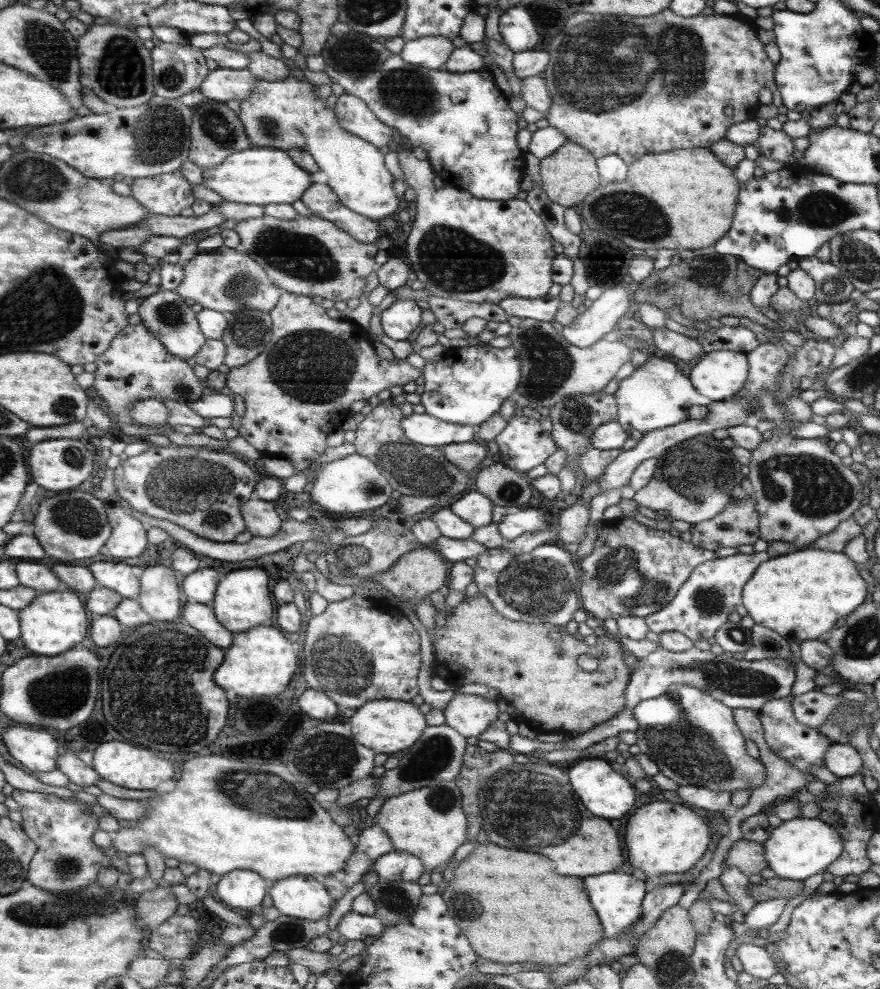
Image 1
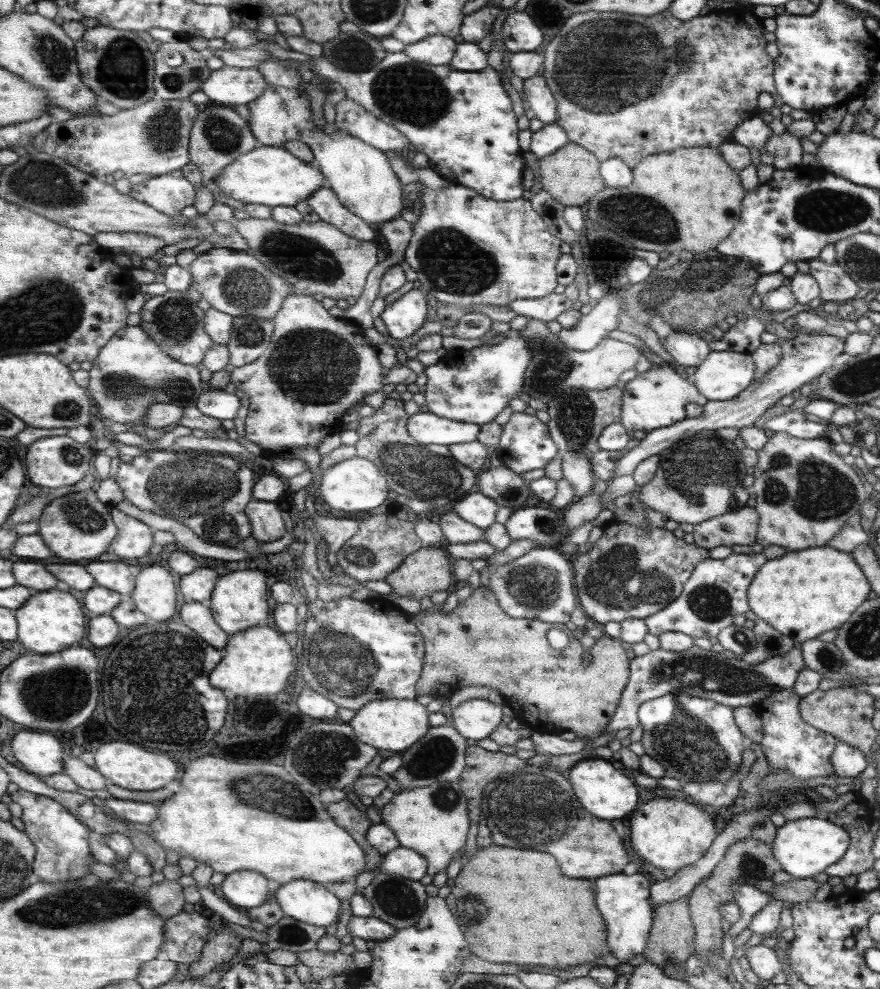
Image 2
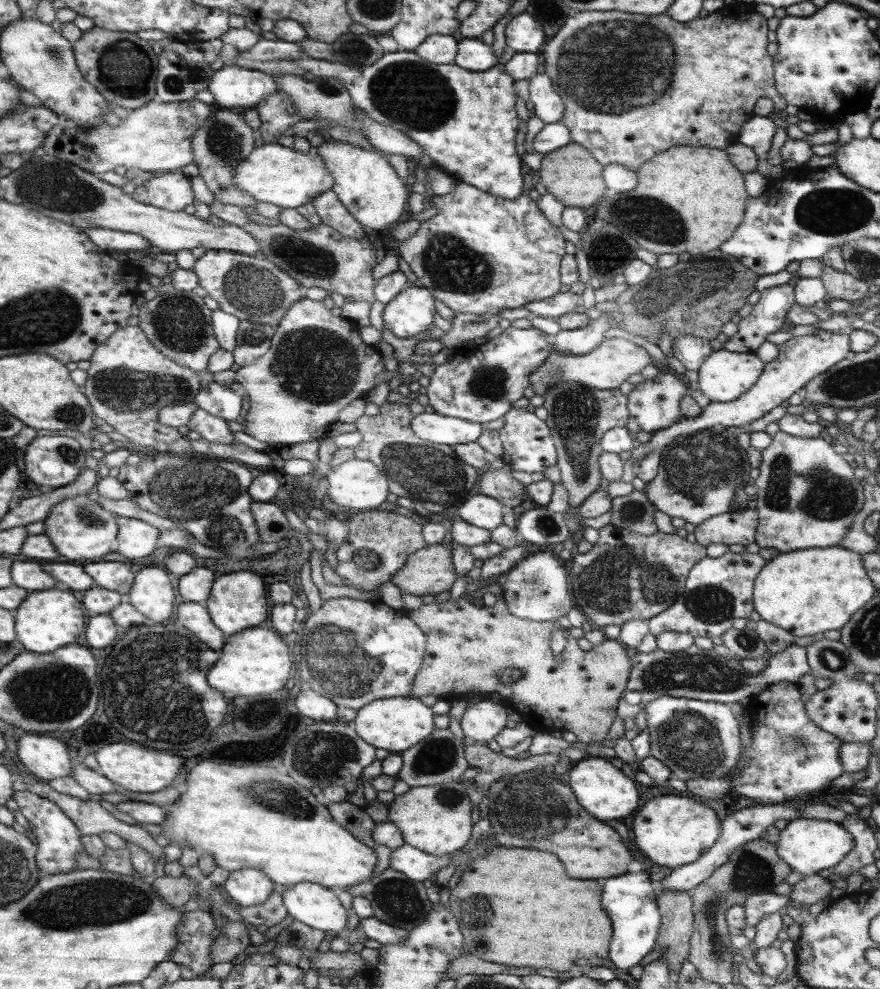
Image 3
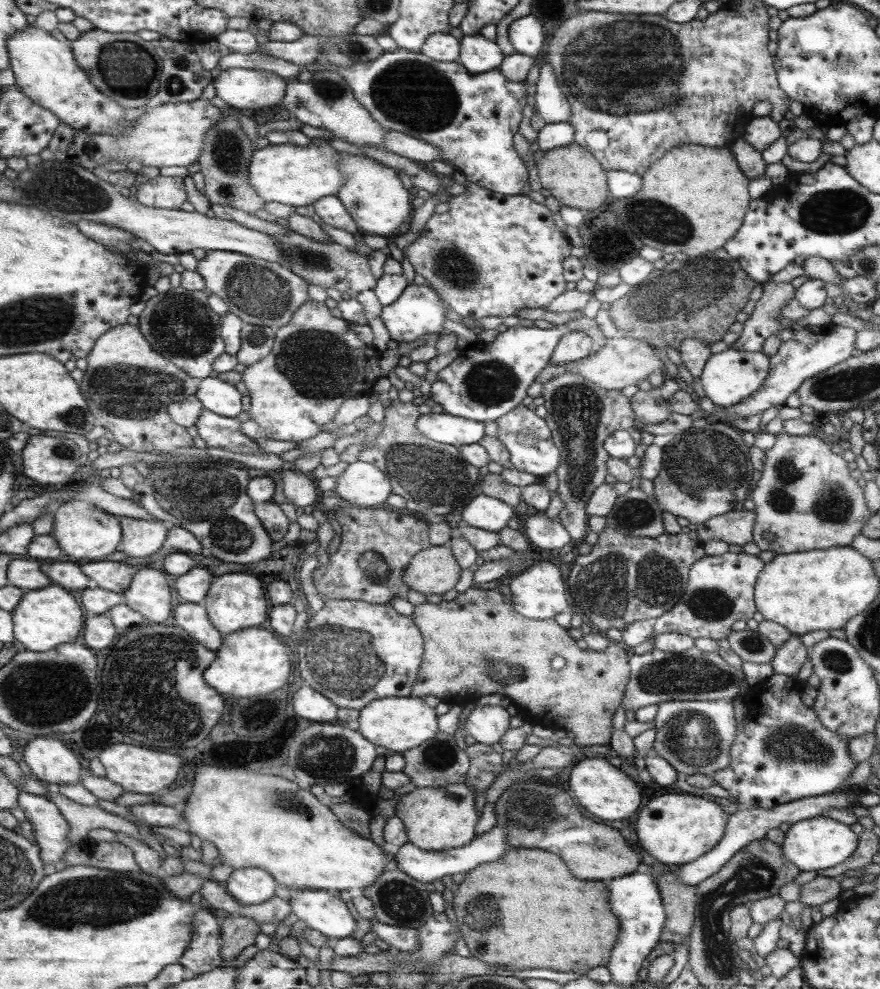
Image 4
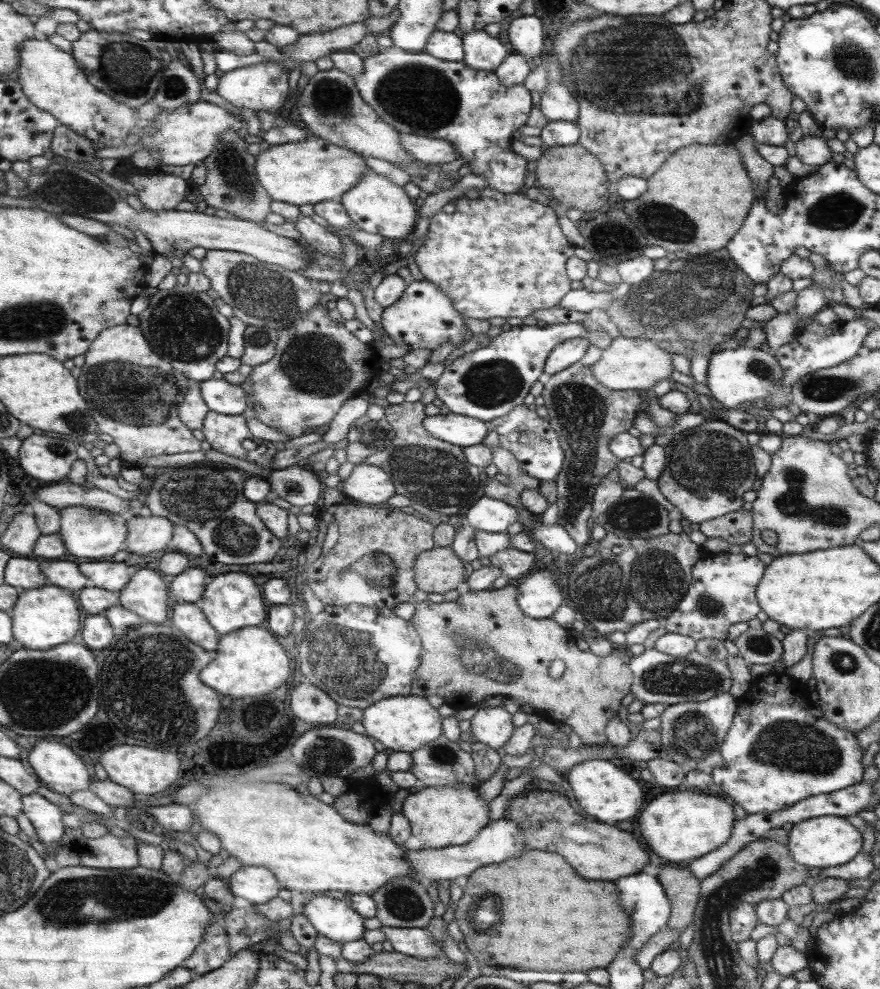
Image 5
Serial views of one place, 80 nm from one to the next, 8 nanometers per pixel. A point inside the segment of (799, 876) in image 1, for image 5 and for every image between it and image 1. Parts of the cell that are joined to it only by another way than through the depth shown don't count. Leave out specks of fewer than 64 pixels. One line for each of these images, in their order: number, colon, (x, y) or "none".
2: (804, 847)
3: (809, 846)
4: (817, 843)
5: (826, 841)

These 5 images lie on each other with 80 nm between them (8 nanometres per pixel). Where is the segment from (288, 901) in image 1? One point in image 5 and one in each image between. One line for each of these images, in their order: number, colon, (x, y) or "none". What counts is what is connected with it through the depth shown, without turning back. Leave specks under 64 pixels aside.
2: (305, 900)
3: (313, 904)
4: (323, 910)
5: (332, 917)

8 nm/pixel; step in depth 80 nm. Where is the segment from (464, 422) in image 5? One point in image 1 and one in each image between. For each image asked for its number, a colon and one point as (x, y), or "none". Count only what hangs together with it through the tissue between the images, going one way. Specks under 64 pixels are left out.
1: (423, 429)
2: (426, 428)
3: (431, 427)
4: (442, 427)

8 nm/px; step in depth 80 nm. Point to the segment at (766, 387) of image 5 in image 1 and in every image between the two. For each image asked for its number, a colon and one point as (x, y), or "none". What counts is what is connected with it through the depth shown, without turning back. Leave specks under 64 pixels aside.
1: (719, 374)
2: (721, 376)
3: (723, 376)
4: (727, 377)

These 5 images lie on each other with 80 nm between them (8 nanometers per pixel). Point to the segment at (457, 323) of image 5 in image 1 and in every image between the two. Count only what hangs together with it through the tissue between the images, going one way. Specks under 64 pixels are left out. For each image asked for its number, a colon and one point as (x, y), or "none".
1: (398, 321)
2: (406, 314)
3: (411, 311)
4: (419, 311)

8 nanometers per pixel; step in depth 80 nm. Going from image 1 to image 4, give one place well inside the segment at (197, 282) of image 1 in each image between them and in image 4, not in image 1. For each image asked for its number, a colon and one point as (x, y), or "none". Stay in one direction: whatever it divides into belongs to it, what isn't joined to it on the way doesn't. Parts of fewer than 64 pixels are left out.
2: (234, 282)
3: (251, 288)
4: (265, 293)

